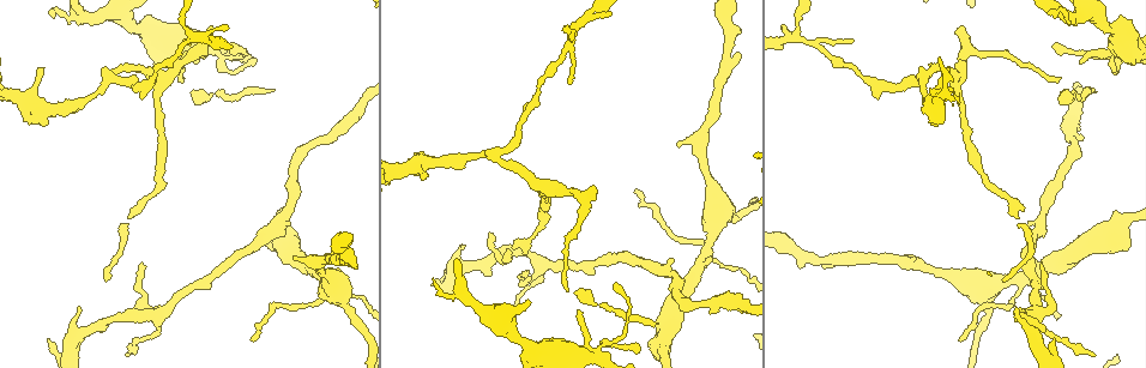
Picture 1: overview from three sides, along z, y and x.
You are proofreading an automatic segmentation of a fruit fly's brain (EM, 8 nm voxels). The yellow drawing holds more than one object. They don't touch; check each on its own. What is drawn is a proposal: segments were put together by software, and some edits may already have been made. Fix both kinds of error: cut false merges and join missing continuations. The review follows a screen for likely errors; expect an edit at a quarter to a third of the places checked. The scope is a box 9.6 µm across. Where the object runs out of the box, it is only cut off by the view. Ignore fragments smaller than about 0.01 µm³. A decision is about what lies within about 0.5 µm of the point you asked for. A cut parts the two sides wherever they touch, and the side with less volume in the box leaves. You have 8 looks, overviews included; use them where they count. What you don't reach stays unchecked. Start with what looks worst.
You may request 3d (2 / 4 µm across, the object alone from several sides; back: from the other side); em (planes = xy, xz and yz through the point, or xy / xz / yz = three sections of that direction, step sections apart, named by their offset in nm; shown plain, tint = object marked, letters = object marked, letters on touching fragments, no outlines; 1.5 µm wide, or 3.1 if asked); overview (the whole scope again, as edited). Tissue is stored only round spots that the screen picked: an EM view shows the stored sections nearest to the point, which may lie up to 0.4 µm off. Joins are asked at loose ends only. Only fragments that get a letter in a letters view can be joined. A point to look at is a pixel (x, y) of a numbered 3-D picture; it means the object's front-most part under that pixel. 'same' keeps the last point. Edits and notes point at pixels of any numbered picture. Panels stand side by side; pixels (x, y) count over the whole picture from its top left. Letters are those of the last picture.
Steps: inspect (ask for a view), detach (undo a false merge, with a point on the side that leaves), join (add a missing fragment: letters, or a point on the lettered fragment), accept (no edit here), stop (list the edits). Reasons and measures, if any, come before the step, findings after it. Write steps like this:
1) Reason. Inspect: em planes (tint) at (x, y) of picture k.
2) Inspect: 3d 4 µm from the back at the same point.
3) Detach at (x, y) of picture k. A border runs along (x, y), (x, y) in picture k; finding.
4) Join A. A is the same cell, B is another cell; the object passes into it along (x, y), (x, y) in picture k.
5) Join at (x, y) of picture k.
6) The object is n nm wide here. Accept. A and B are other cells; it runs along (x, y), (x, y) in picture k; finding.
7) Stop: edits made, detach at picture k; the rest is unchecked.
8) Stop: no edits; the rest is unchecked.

Long arm stops here. Inspect: 3d 2 µm at (655, 325) of picture 1.

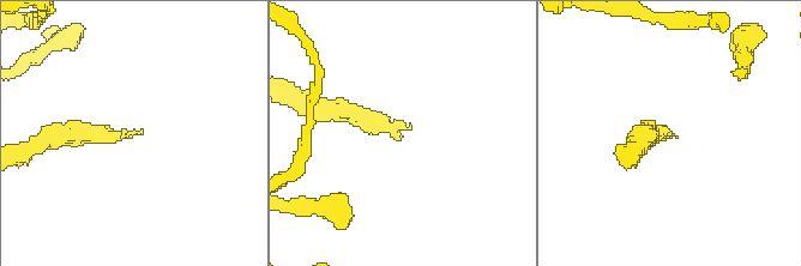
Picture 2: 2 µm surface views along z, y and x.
Inspect: em yz step 8 (tint) at (409, 130) of picture 2.

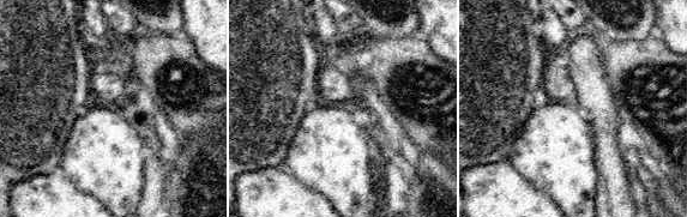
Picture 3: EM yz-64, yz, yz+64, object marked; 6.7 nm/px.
Inspect: em planes (letters) at the same point.

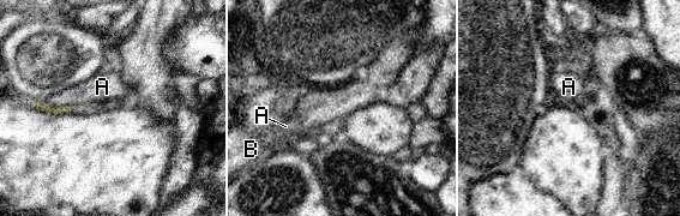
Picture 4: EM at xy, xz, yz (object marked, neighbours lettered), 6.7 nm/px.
The longest contact is with A, 200 nm. Accept. A and B are other cells; a border runs along (44, 101), (53, 106), (73, 106) in picture 4; none of them fits.

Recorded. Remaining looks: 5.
Calibre changes. Inspect: em yz step 4 (tint) at (68, 106) of picture 1.

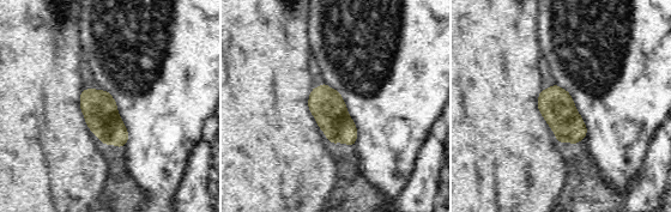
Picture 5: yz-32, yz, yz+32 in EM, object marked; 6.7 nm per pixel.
Cut it another way. Inspect: em planes (letters) at the same point.

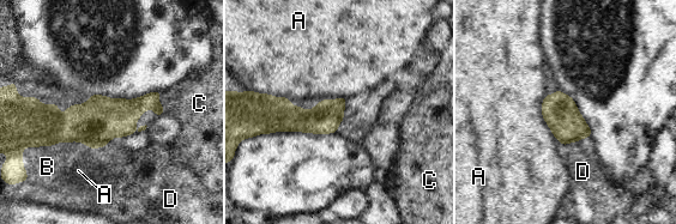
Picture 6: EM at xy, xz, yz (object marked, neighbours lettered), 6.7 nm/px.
The object is 240 nm wide here. Accept. A, B, C and D are other cells; continuous, no second neuron.

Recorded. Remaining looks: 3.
Free end. Inspect: 3d 4 µm at (293, 259) of picture 1.

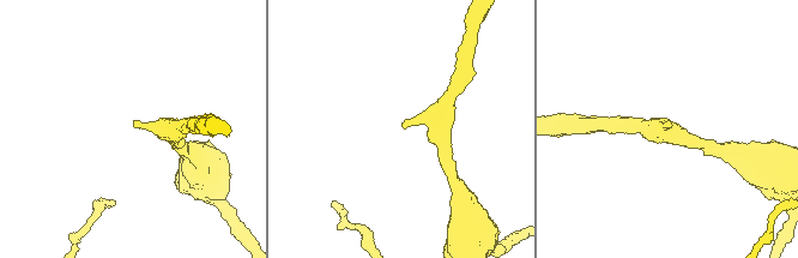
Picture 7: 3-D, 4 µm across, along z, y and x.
Inspect: em planes (letters) at (668, 121) of picture 7.

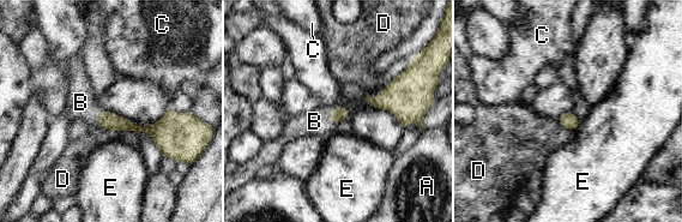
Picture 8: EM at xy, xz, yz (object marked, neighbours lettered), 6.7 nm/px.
Join B. B is the same cell, A, C, D and E are other cells; the neuron continues.

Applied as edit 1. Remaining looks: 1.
Stop: edits made, join at picture 8; the rest is unchecked.

